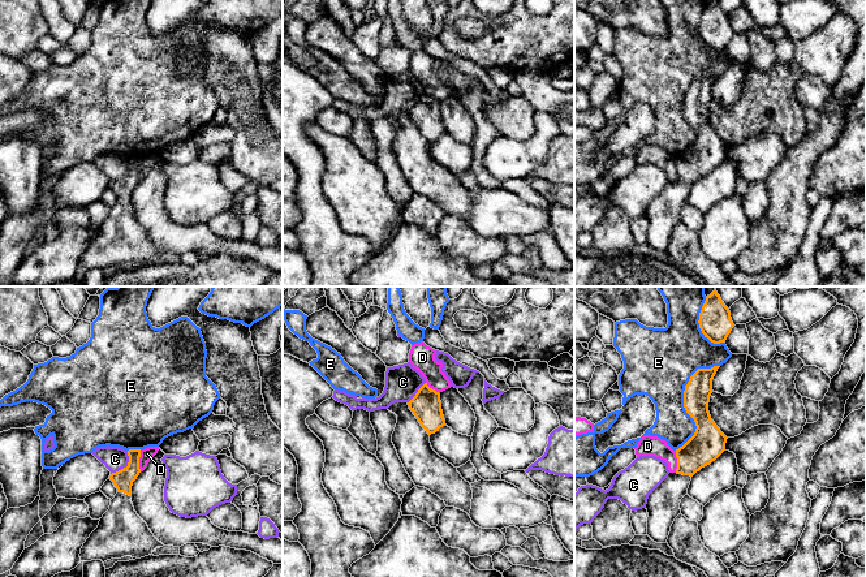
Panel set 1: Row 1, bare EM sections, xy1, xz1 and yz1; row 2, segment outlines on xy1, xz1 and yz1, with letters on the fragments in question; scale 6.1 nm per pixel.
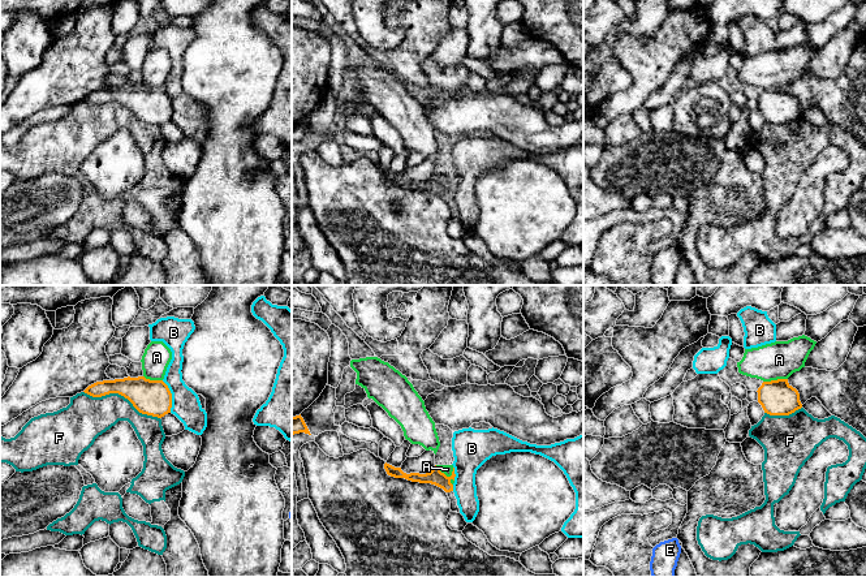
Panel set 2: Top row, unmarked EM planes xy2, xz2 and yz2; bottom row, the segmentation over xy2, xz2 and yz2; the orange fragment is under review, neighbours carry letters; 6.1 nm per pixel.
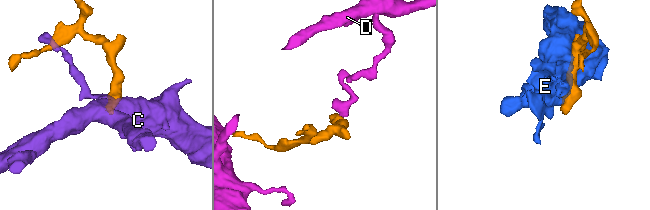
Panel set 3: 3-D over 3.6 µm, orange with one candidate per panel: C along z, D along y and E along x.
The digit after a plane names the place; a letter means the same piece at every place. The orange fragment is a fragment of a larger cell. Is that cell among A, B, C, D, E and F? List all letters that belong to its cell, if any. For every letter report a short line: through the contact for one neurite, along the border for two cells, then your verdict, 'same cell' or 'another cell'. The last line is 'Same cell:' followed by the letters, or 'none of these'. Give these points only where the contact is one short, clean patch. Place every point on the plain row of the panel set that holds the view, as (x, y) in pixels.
A: line xz2 (435, 173), (451, 186), (452, 193); another cell
B: line xy2 (162, 89), (171, 102), (171, 120); another cell
C: line xy1 (128, 159), (128, 172), (111, 182); another cell
D: line yz1 (675, 159), (676, 180); another cell
E: another cell
F: another cell
Same cell: none of these

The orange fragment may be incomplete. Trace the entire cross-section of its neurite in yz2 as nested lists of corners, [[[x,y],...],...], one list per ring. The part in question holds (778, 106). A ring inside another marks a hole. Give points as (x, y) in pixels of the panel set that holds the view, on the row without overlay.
[[[788,87],[763,90],[757,100],[758,111],[770,124],[789,124],[802,116],[798,99]]]

